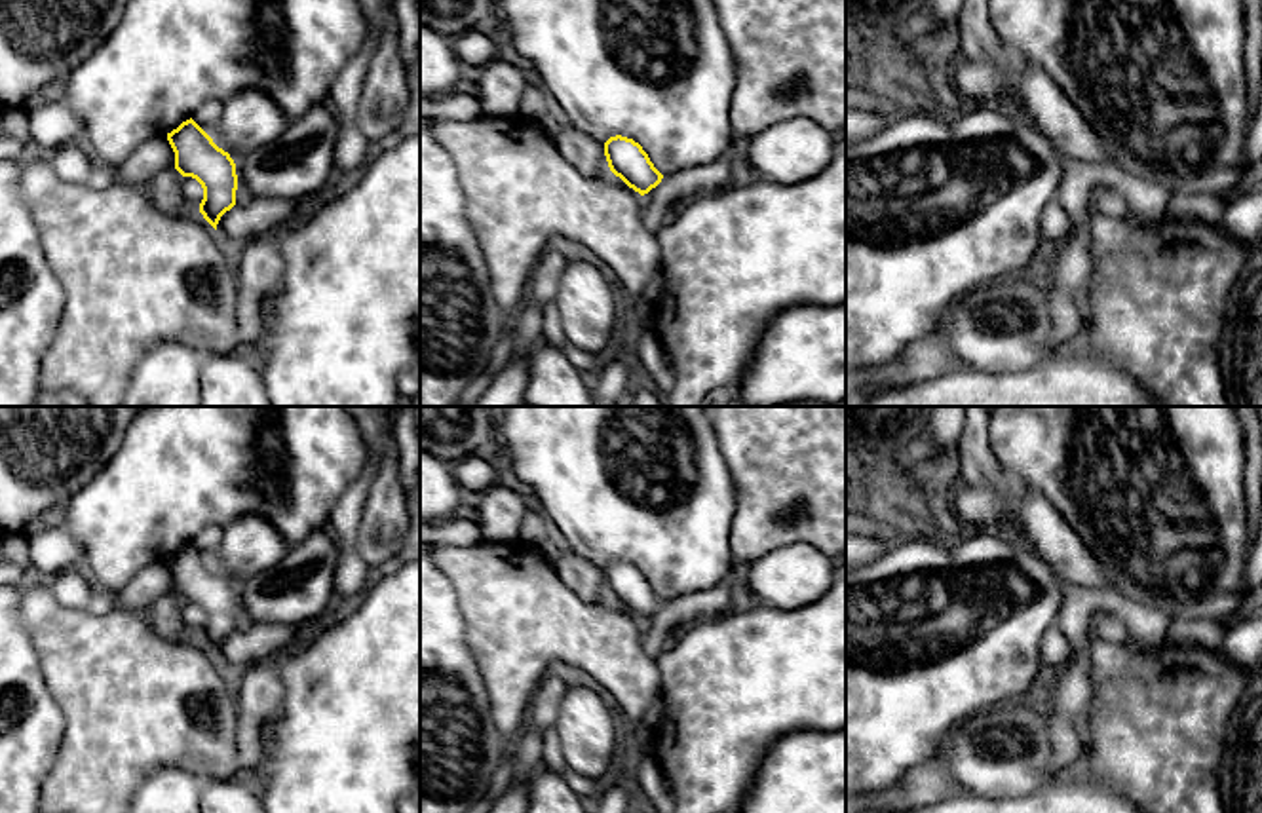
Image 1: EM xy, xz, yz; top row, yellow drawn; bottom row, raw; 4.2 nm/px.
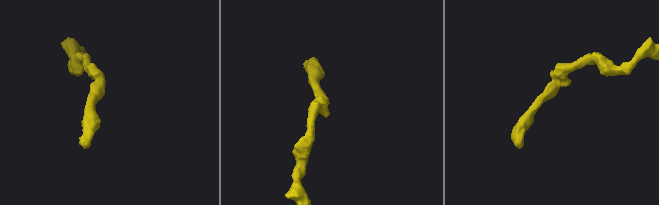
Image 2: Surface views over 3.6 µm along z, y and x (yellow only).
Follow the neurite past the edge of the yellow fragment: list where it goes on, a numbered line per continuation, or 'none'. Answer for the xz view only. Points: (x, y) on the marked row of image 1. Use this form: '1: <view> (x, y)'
1: xz (687, 185)

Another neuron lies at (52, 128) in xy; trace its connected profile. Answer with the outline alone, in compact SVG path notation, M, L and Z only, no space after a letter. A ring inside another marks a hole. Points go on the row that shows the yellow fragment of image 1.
M46 106L32 110L30 141L42 148L57 150L68 142L84 142L82 122L67 108Z

